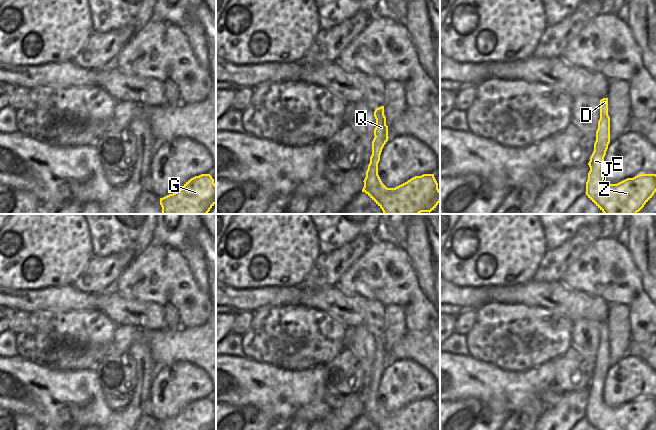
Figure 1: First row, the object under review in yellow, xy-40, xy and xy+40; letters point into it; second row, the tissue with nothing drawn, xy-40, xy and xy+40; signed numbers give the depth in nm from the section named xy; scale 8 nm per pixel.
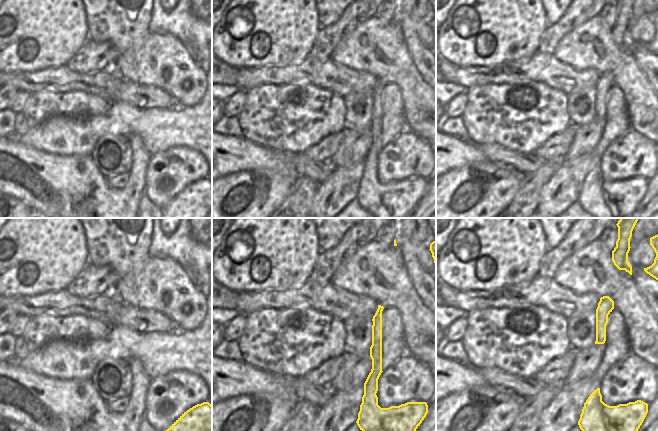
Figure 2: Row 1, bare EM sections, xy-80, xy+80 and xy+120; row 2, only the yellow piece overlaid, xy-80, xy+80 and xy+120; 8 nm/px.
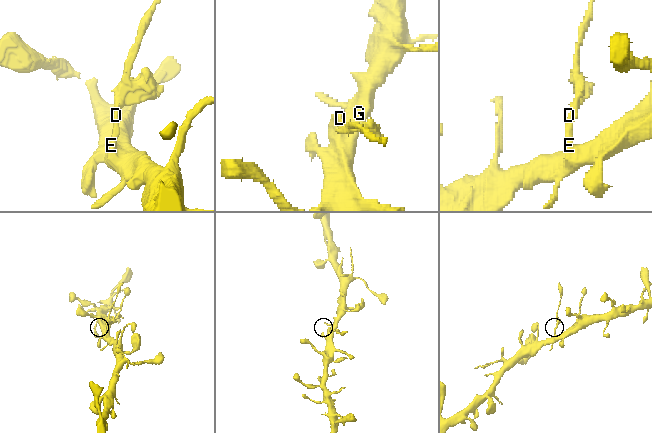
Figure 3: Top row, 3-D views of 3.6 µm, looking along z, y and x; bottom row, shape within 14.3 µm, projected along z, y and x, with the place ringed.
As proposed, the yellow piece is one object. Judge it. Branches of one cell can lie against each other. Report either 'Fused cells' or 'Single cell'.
Fused cells.

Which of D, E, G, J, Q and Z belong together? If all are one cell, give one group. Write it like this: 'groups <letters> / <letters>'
groups D Q / E G J Z

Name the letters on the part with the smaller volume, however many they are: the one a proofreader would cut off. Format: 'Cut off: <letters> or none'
Cut off: D, Q

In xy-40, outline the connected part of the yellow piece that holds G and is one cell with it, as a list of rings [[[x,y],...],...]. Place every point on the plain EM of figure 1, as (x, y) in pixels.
[[[210,398],[188,404],[177,416],[160,422],[161,430],[214,430],[216,408]]]

